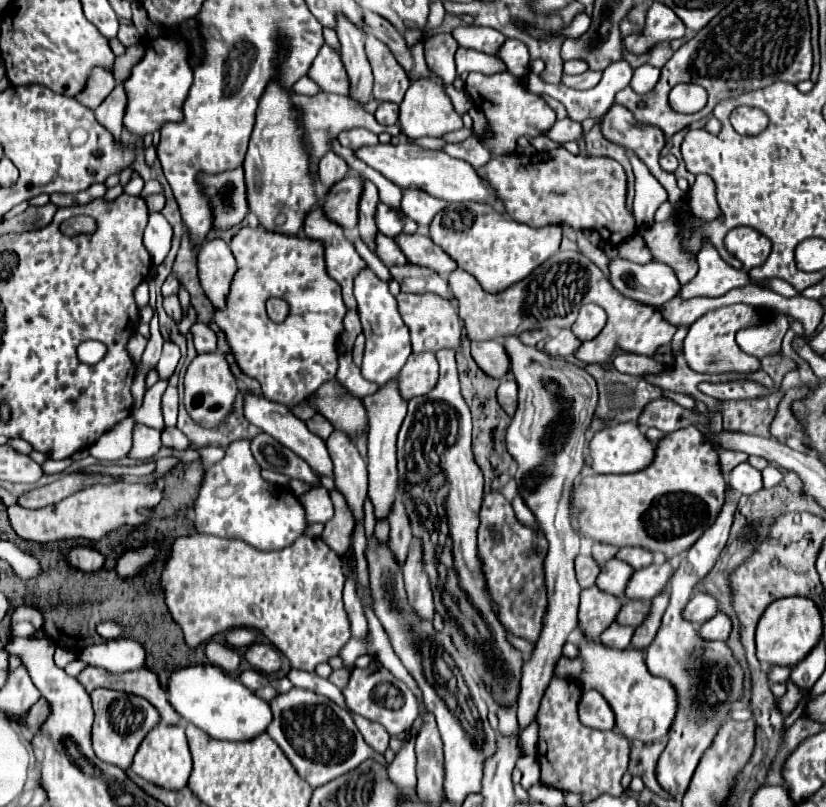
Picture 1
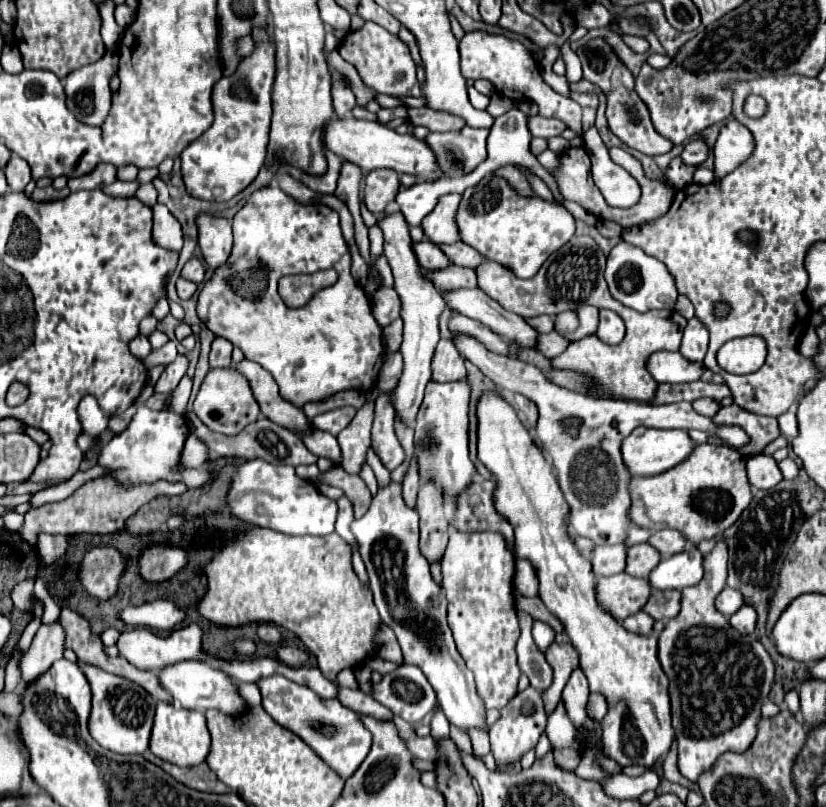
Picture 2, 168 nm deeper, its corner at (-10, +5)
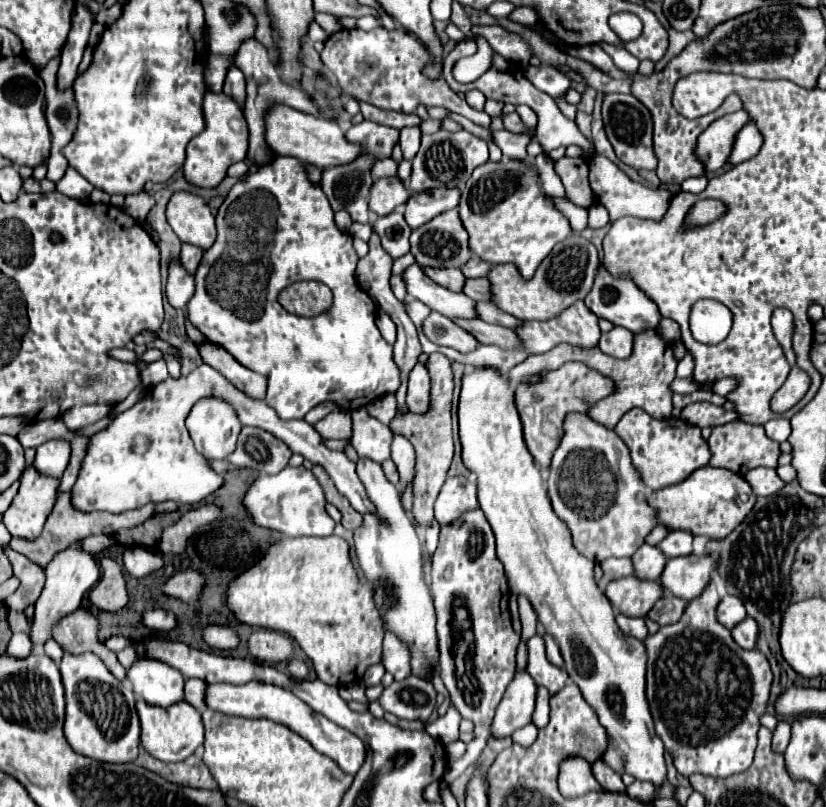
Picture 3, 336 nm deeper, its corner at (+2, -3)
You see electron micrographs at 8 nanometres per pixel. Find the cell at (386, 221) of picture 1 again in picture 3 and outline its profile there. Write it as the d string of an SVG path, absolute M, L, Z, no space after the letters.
M442 187L442 189L430 189L424 193L416 193L406 203L406 211L404 211L406 223L412 229L418 229L420 225L428 223L432 217L454 209L458 201L460 201L458 189Z

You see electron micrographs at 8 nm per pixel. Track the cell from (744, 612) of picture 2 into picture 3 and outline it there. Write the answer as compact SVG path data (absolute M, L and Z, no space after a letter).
M752 617L744 619L738 627L732 629L732 637L742 649L754 649L756 647L756 637L758 637L756 621L752 621Z

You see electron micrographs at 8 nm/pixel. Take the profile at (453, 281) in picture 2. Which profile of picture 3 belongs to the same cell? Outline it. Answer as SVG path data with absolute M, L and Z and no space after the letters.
M486 277L480 279L468 279L464 293L472 299L472 301L492 301L492 287L488 285Z

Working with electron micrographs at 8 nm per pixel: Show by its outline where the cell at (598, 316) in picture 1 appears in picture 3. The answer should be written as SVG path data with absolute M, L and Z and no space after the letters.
M614 327L612 331L602 333L602 337L598 341L598 347L606 355L612 355L612 357L620 357L622 359L622 357L628 357L632 353L632 341L634 341L634 335L628 329Z

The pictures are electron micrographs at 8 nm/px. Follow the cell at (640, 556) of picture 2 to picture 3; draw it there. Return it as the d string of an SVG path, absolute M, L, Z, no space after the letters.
M642 545L632 555L632 561L634 561L634 575L640 579L650 579L650 581L660 579L660 573L664 571L664 565L668 563L664 553L660 553L660 549L654 545Z

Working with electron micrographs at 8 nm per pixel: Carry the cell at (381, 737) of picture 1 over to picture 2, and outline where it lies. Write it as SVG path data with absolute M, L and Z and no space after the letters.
M336 685L338 687L338 701L352 709L354 713L358 715L364 715L364 717L372 717L376 721L392 721L392 711L386 709L384 705L380 705L378 701L374 701L372 697L368 697L364 691L360 689L348 689L348 687L342 687L342 685Z

